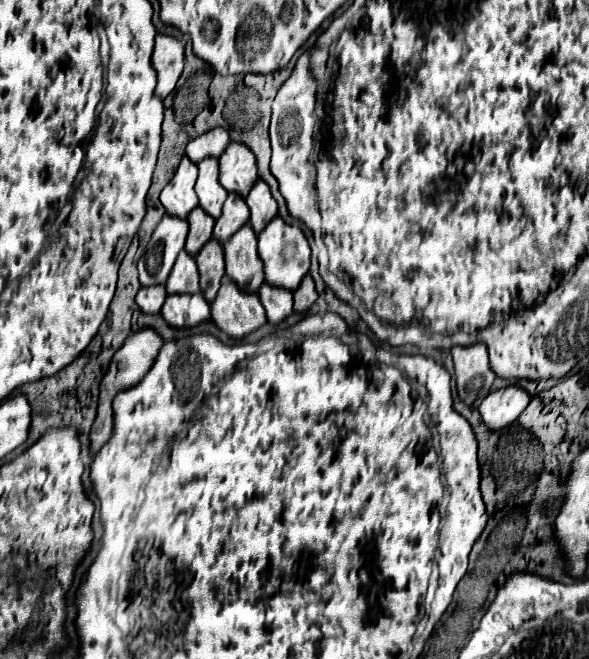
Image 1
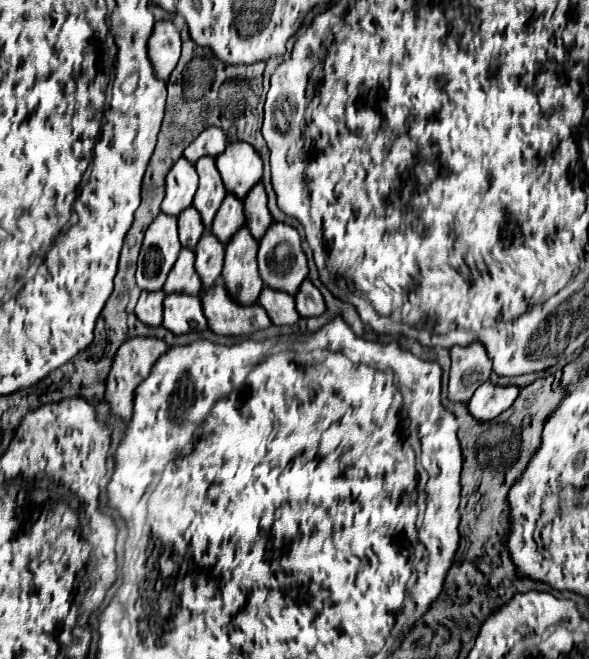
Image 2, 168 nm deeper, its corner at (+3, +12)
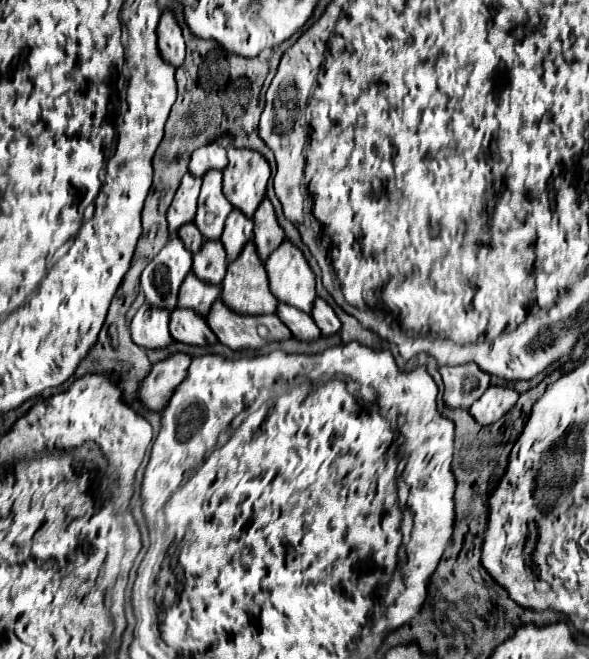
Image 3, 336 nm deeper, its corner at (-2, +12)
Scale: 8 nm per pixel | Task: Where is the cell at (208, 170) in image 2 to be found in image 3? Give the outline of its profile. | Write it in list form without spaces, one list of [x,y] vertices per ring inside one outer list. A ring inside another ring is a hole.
[[[209,170],[203,176],[203,186],[201,186],[199,206],[197,206],[197,216],[195,216],[195,226],[201,230],[205,240],[217,240],[221,236],[225,218],[229,216],[231,210],[233,206],[223,196],[221,172]]]

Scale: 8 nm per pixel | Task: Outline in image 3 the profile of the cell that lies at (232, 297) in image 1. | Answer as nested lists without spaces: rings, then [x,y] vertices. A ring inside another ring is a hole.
[[[221,298],[213,302],[205,320],[217,334],[219,342],[233,350],[245,348],[257,350],[267,342],[285,340],[291,336],[291,330],[275,314],[263,316],[237,314],[229,306],[225,306]]]

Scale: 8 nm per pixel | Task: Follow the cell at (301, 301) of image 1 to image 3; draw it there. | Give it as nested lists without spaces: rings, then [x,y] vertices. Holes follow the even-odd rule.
[[[315,298],[313,310],[311,310],[311,318],[315,320],[315,324],[321,328],[323,336],[335,334],[341,328],[341,322],[337,318],[337,314],[333,312],[333,308],[323,300],[323,298]]]

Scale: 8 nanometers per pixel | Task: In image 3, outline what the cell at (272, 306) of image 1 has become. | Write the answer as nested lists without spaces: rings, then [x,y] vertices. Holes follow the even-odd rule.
[[[279,302],[277,304],[277,316],[281,318],[281,322],[285,322],[285,326],[291,330],[291,334],[299,340],[313,340],[321,334],[317,324],[313,322],[313,318],[309,314],[301,312],[299,308],[293,308],[289,304]]]

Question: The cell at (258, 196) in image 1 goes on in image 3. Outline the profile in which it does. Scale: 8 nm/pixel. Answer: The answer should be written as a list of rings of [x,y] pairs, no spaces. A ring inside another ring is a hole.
[[[263,198],[253,220],[255,220],[253,242],[257,246],[259,258],[265,260],[269,256],[269,252],[273,252],[273,248],[277,248],[277,244],[281,244],[281,240],[285,238],[281,226],[277,224],[277,216],[275,216],[275,210],[273,210],[269,198]]]

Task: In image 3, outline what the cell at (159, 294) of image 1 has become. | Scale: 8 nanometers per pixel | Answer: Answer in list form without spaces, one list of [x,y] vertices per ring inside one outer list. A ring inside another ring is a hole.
[[[143,304],[131,322],[131,338],[141,348],[163,348],[171,342],[171,334],[169,334],[167,324],[169,324],[169,310],[157,308],[151,304]]]

